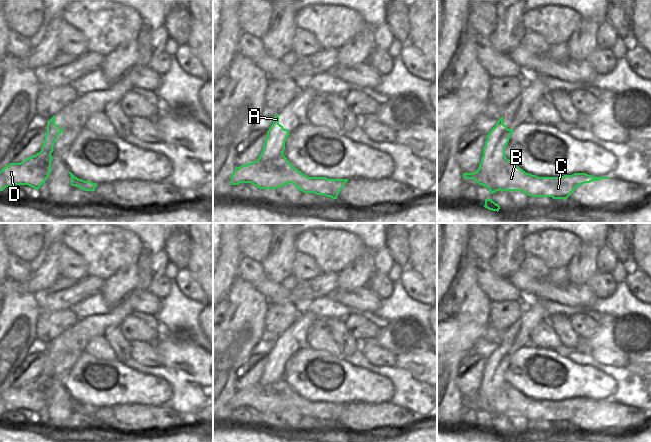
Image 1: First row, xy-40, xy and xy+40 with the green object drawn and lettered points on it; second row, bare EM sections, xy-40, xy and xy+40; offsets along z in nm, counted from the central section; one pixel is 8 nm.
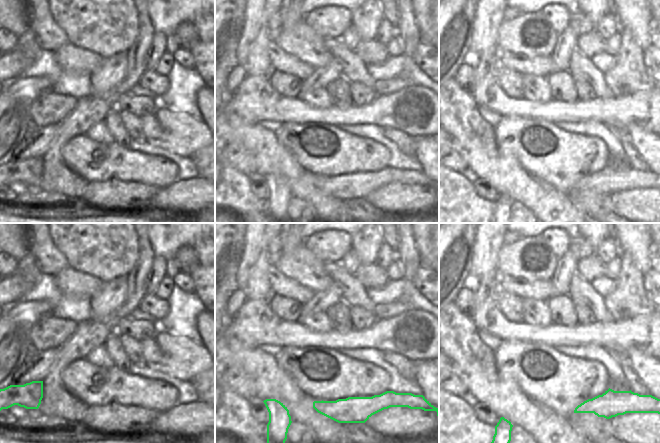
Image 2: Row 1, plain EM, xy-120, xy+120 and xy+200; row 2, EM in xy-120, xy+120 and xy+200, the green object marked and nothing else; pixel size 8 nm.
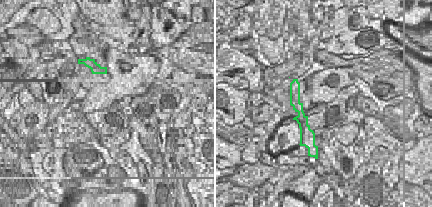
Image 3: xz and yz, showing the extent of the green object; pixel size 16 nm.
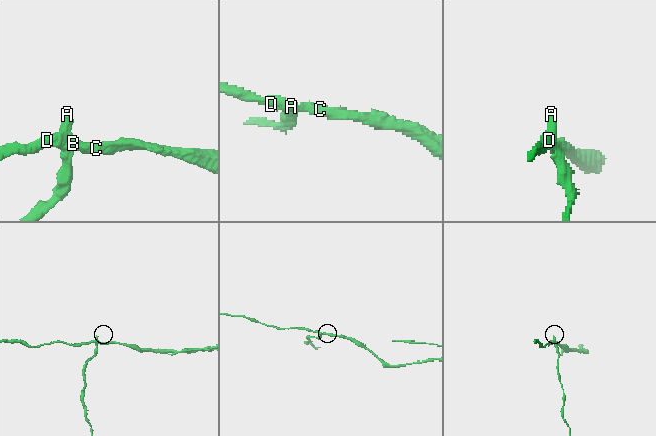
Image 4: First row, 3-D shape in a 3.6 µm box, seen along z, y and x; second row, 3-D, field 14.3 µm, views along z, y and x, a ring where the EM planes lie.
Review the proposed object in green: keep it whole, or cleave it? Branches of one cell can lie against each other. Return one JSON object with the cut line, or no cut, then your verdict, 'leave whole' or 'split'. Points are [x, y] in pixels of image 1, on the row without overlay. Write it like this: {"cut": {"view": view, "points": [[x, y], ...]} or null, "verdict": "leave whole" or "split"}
{"cut": {"view": "xy+40", "points": [[506, 382], [499, 390], [493, 402], [493, 408], [499, 414]]}, "verdict": "split"}

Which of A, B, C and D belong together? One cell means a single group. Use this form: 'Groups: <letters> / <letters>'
Groups: A / B C D

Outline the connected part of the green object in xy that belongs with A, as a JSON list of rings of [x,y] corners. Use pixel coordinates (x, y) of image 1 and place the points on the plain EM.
[[[279,338],[273,342],[273,348],[267,355],[267,362],[258,385],[268,387],[283,379],[285,366],[289,360],[289,354],[279,348]]]

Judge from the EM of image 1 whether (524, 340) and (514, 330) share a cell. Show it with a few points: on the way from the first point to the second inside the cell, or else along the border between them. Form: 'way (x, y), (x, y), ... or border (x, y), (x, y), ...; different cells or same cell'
border (532, 329), (522, 331), (510, 347); different cells

